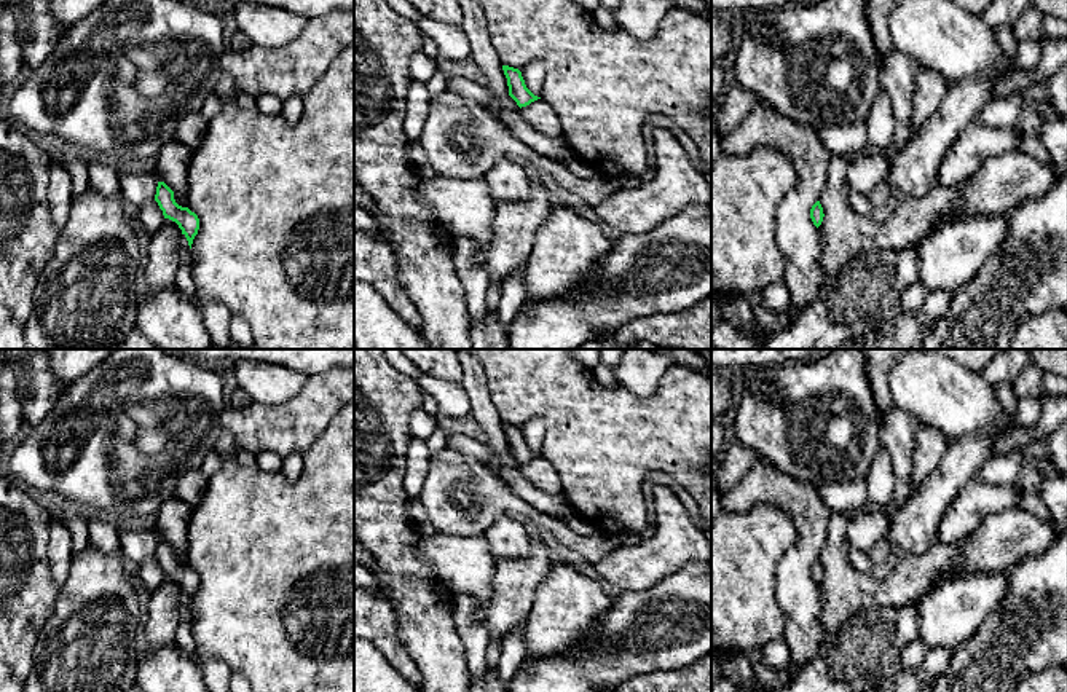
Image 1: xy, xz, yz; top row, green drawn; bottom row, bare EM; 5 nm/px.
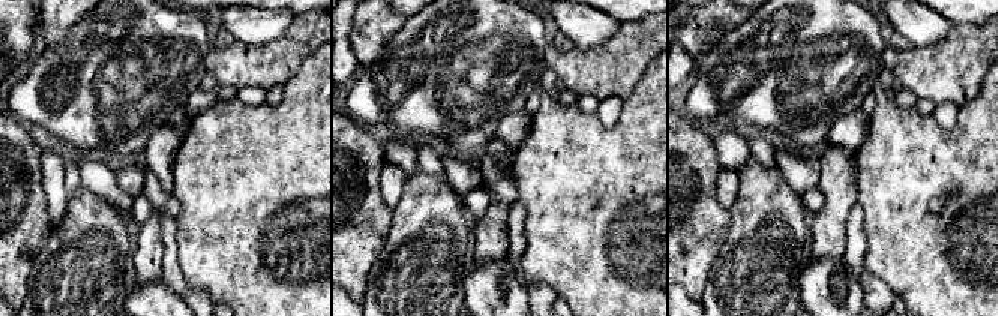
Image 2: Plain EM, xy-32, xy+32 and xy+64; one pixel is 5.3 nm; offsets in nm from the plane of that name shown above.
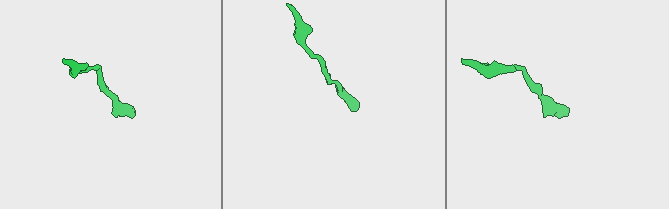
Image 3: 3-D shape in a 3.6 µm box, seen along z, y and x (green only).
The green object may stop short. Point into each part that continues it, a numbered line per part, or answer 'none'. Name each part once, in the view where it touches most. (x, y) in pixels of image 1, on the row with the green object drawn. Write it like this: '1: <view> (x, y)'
none

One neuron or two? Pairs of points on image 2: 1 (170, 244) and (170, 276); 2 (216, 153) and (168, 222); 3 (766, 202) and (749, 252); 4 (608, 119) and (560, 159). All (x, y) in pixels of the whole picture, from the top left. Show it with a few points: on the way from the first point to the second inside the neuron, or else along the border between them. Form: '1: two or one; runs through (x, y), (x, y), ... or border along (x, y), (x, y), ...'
1: one; runs through (170, 252), (170, 268)
2: two; border along (174, 219), (177, 253)
3: one; runs through (766, 214), (766, 235), (761, 240)
4: two; border along (623, 101), (619, 120), (607, 128)

